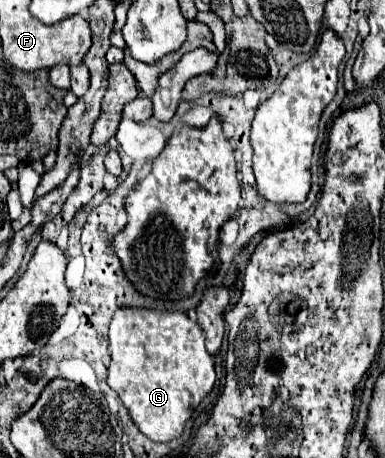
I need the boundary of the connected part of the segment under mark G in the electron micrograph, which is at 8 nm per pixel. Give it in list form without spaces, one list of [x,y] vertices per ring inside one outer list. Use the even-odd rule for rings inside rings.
[[[118,307],[110,323],[110,367],[108,385],[120,395],[130,417],[138,429],[152,441],[172,441],[182,435],[184,423],[190,419],[194,407],[214,387],[214,361],[204,345],[204,331],[186,313],[180,311],[158,311],[146,307]]]

